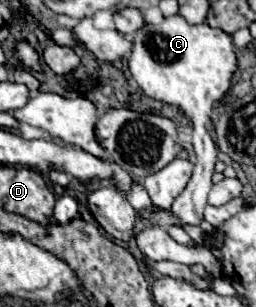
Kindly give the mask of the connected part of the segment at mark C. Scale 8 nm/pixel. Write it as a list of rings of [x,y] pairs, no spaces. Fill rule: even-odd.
[[[169,16],[165,18],[161,24],[153,26],[153,24],[147,24],[143,26],[141,30],[137,30],[135,34],[135,40],[133,40],[133,52],[129,56],[129,70],[135,78],[135,82],[139,84],[139,88],[151,96],[153,100],[159,100],[159,102],[167,102],[167,104],[177,104],[185,116],[193,122],[193,148],[195,148],[195,170],[193,170],[193,176],[189,180],[189,184],[185,186],[185,190],[175,198],[173,206],[169,208],[169,212],[173,216],[179,218],[179,224],[177,226],[199,226],[203,222],[203,210],[205,210],[205,204],[207,204],[207,194],[213,186],[211,178],[215,174],[215,162],[217,162],[217,146],[211,138],[211,108],[215,102],[219,102],[231,88],[231,78],[237,70],[237,54],[235,54],[235,46],[233,46],[233,38],[229,34],[225,34],[223,30],[219,28],[211,28],[209,24],[189,24],[185,18],[181,16]]]

